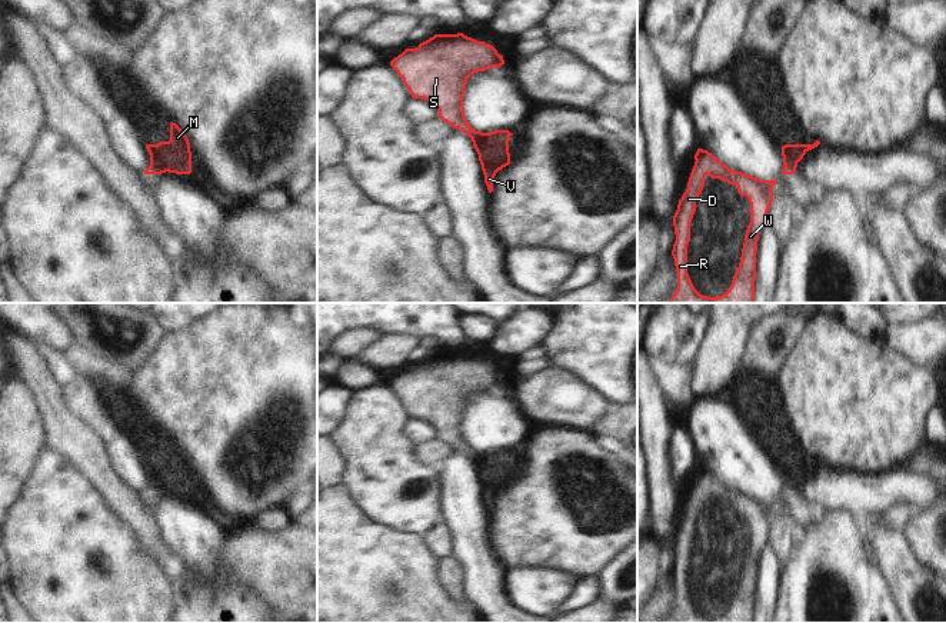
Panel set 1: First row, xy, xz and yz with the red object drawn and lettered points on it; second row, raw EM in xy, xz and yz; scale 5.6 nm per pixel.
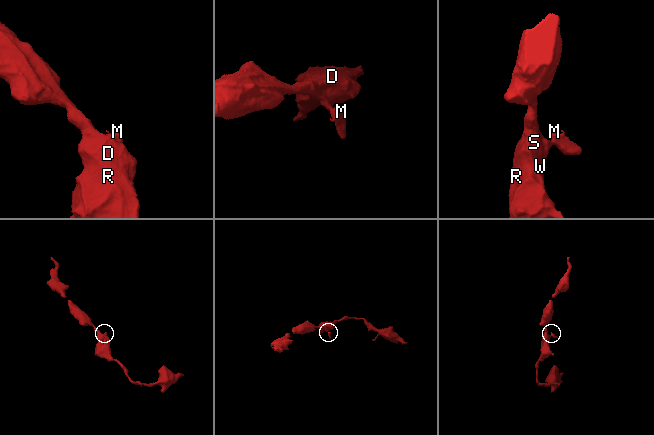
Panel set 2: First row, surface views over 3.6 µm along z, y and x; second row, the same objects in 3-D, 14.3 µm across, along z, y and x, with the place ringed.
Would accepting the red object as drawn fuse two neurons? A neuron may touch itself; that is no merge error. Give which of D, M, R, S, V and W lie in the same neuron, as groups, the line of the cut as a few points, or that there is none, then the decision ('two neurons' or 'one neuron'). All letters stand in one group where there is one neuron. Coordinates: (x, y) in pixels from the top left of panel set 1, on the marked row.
groups D R S W / M V; cut xz (475, 130), (469, 136); two neurons

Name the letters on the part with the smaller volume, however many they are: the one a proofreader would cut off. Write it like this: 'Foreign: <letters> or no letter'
Foreign: M, V

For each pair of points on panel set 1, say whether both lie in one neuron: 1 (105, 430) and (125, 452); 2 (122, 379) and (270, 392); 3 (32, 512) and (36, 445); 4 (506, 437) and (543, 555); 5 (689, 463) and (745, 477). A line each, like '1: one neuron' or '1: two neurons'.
1: two neurons
2: two neurons
3: two neurons
4: two neurons
5: two neurons

